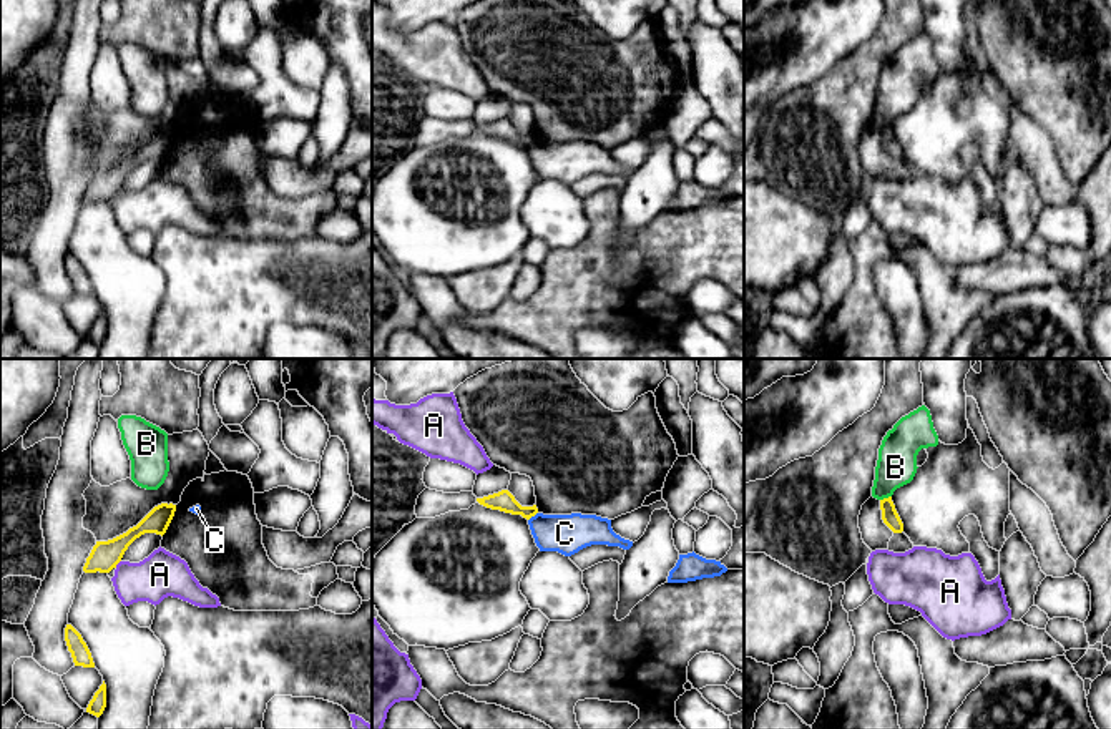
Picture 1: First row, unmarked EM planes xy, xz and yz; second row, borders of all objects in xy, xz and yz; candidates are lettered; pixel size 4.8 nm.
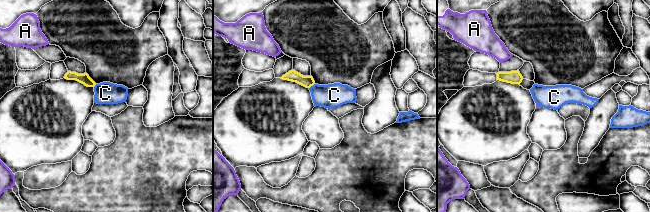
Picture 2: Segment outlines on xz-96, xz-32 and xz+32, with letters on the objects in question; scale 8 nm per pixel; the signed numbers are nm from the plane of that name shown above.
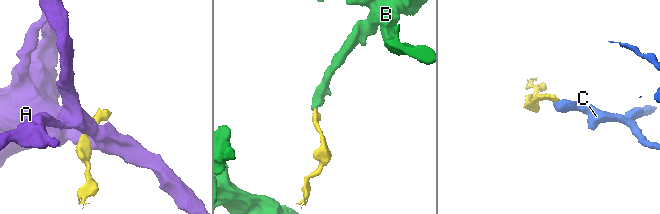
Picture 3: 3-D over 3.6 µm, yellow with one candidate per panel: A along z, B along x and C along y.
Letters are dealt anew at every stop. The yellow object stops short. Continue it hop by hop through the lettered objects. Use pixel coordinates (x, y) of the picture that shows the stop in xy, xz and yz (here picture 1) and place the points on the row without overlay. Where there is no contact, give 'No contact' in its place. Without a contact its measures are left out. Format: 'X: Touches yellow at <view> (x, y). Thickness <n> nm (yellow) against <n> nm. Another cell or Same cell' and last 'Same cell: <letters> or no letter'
A: Touches yellow at xy (118, 190). Thickness 140 nm (yellow) against 220 nm. Another cell
B: Touches yellow at yz (885, 127). Thickness 80 nm (yellow) against 190 nm. Another cell
C: Touches yellow at xz (532, 143). Thickness 100 nm (yellow) against 190 nm. Another cell
Same cell: no letter

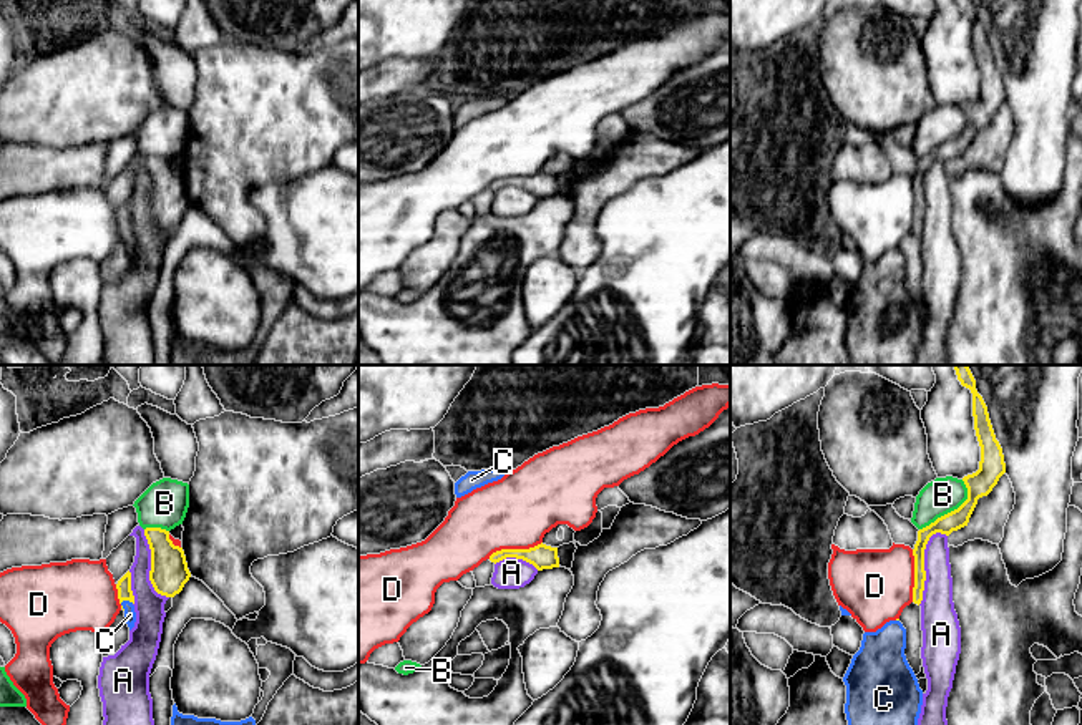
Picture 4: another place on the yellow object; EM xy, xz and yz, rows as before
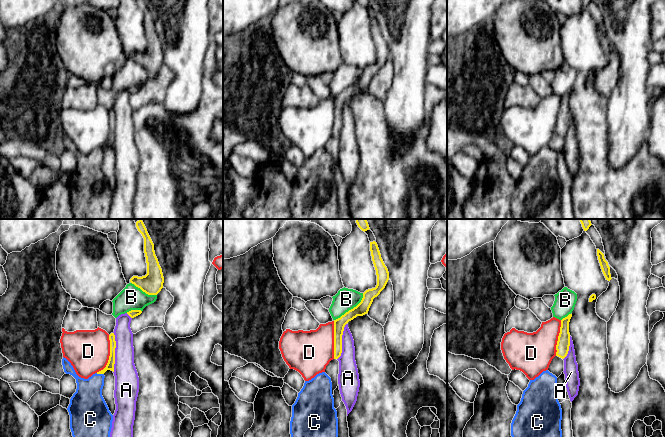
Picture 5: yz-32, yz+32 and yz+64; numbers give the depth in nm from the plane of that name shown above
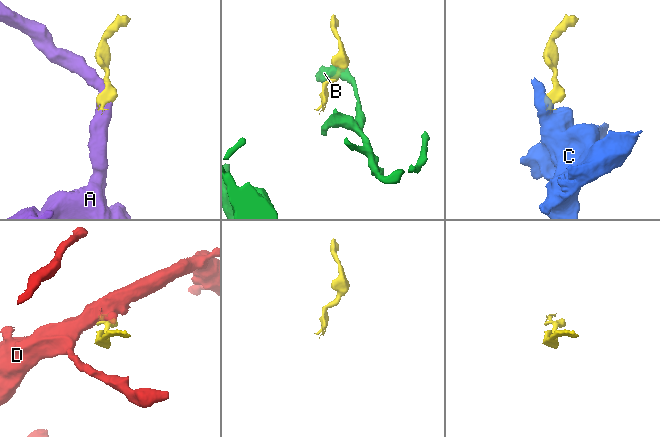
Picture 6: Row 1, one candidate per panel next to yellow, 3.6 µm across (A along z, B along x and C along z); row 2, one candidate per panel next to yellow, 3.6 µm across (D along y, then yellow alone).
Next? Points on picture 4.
A: Touches yellow at yz (923, 194). Thickness 90 nm (yellow) against 170 nm. Another cell
B: Touches yellow at yz (951, 140). Thickness 120 nm (yellow) against 170 nm. Another cell
C: Touches yellow at xy (126, 228). Thickness 70 nm (yellow) against 60 nm. Same cell
D: Touches yellow at xz (515, 178). Thickness 120 nm (yellow) against 360 nm. Another cell
Same cell: C

